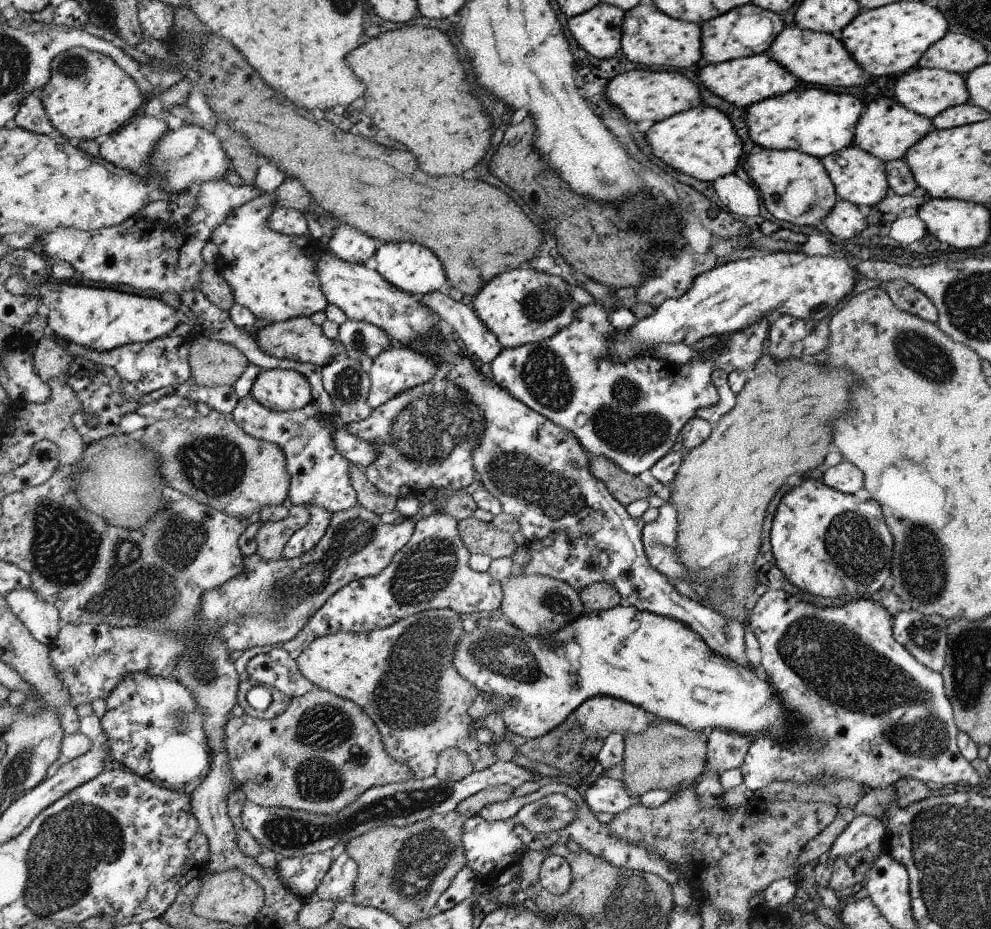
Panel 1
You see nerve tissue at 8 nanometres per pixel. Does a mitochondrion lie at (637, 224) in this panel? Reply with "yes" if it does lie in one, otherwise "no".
yes

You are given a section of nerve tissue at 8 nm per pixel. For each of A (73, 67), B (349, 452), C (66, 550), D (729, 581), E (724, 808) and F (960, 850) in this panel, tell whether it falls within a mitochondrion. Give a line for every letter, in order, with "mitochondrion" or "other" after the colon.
A: mitochondrion
B: other
C: mitochondrion
D: mitochondrion
E: other
F: mitochondrion

